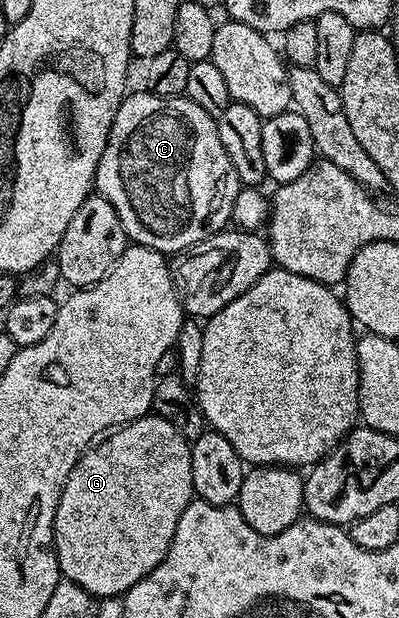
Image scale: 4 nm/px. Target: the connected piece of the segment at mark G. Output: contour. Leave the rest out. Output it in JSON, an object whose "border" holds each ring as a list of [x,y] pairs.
{"border":[[[146,415],[134,421],[128,421],[125,425],[112,430],[104,439],[98,440],[96,444],[86,449],[85,454],[79,459],[79,463],[75,463],[75,467],[61,492],[59,507],[55,511],[53,550],[57,553],[57,565],[61,568],[61,576],[64,580],[83,587],[83,591],[87,591],[94,599],[120,598],[131,587],[135,587],[135,583],[139,583],[139,579],[143,579],[151,570],[159,567],[159,563],[165,558],[171,547],[175,527],[179,527],[179,515],[183,515],[183,511],[195,497],[191,483],[191,451],[189,447],[190,442],[186,441],[183,435],[179,435],[179,431],[175,431],[175,427],[171,427],[171,423],[167,423],[167,419],[156,415]]]}

